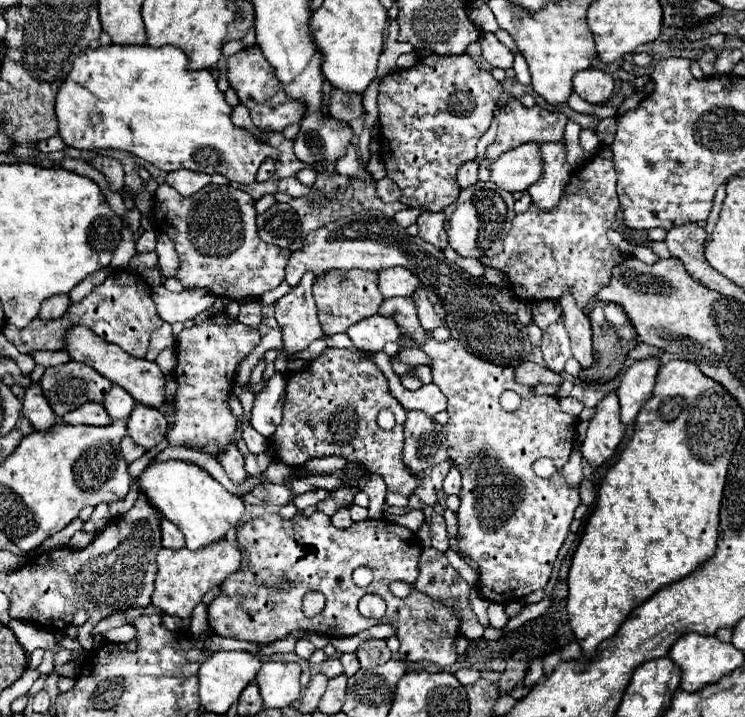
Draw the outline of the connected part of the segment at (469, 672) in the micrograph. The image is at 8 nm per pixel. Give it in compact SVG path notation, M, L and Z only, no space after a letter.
M457 669L455 671L455 677L463 683L463 685L469 685L469 683L475 683L479 679L479 671L477 669Z

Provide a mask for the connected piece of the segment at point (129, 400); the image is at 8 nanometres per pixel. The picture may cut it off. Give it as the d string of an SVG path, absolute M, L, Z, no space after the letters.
M113 385L105 397L103 407L107 409L111 419L127 419L135 407L135 399L123 387Z

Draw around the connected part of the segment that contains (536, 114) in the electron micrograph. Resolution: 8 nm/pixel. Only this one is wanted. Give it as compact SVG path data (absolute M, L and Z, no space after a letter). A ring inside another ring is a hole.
M509 99L505 107L501 107L497 111L497 119L499 119L499 129L497 129L497 139L487 147L485 151L485 161L481 163L479 167L479 179L485 181L491 177L491 163L505 151L509 149L515 149L523 143L529 143L529 141L535 141L535 143L549 143L549 141L561 141L563 139L563 131L565 131L565 123L567 123L567 117L561 113L561 111L547 111L539 105L535 107L525 107L519 103L519 99Z

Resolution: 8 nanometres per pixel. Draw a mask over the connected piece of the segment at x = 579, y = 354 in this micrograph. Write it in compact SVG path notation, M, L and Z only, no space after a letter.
M565 291L559 299L563 309L563 319L567 333L571 337L571 351L573 357L581 363L581 367L591 367L593 363L593 351L591 351L591 323L589 317L577 307L573 295Z

